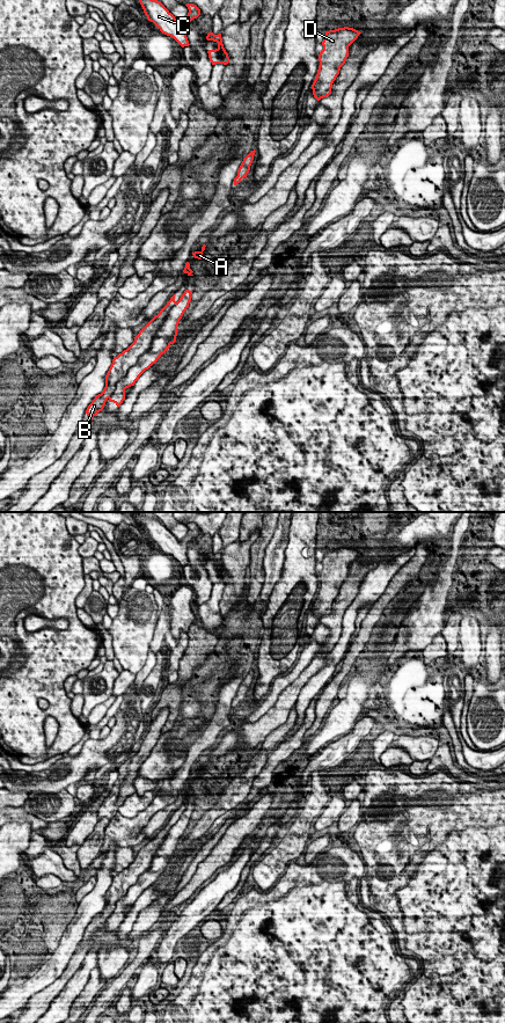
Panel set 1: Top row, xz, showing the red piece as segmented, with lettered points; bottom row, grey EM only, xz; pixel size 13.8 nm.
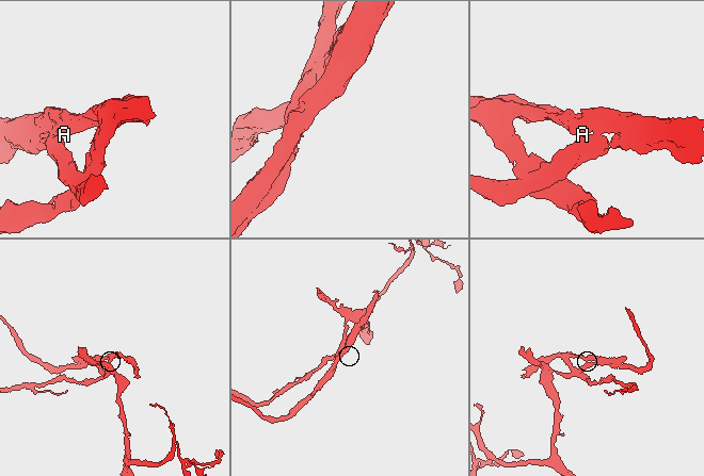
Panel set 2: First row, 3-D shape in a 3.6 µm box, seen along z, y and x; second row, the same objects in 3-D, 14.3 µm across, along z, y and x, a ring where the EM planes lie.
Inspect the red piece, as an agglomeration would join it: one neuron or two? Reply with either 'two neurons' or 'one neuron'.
two neurons

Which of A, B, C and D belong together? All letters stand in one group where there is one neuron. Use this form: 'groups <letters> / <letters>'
groups A B D / C

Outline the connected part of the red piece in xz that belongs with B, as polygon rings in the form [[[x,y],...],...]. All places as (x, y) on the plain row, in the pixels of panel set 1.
[[[175,813],[167,824],[155,834],[134,856],[134,861],[117,876],[114,876],[112,883],[105,894],[105,906],[103,911],[95,915],[88,925],[86,933],[93,940],[100,930],[103,929],[107,919],[116,908],[116,903],[124,898],[127,890],[133,886],[139,877],[151,868],[151,863],[161,843],[169,833],[169,830],[176,824]]]

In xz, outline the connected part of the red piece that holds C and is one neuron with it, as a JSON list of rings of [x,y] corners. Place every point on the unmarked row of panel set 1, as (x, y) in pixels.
[[[137,516],[137,518],[147,539],[153,541],[162,553],[173,556],[182,567],[190,564],[186,545],[200,534],[200,528],[196,524],[186,523],[189,532],[182,541],[178,541],[160,520],[146,516]]]

